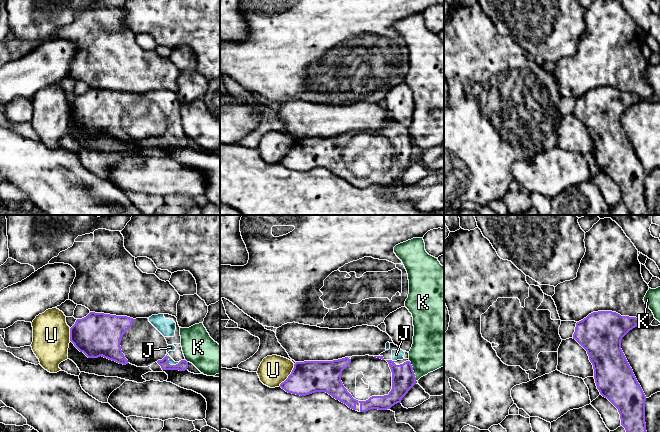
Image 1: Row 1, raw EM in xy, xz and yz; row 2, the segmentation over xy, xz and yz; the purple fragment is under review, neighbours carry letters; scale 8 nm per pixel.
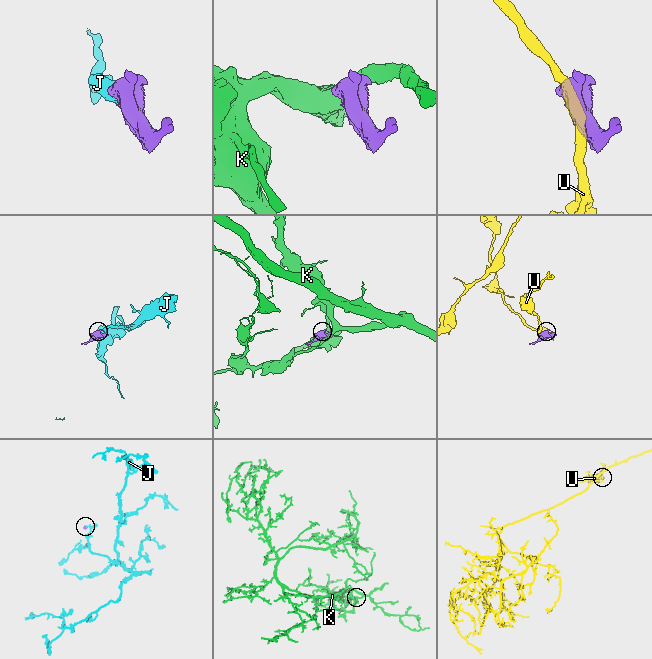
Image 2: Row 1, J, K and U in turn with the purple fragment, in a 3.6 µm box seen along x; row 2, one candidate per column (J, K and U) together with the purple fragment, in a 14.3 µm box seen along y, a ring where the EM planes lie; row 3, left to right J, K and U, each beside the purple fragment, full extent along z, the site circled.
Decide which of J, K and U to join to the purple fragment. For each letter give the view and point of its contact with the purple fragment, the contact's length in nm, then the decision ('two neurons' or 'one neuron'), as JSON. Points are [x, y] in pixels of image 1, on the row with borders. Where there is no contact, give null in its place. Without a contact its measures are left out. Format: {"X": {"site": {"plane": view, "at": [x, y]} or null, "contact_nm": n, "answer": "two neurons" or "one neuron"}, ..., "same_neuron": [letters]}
{"J": {"site": {"plane": "xy", "at": [169, 364]}, "contact_nm": 130, "answer": "one neuron"}, "K": {"site": {"plane": "xz", "at": [412, 370]}, "contact_nm": 180, "answer": "two neurons"}, "U": {"site": {"plane": "xz", "at": [289, 375]}, "contact_nm": 220, "answer": "two neurons"}, "same_neuron": ["J"]}

